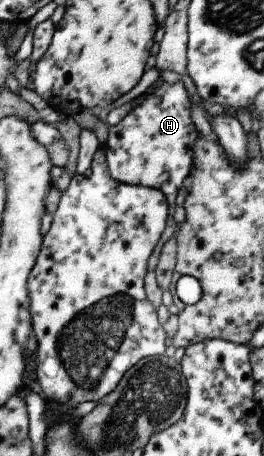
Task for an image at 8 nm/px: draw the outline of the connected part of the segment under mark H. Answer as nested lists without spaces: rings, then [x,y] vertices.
[[[159,78],[157,88],[147,94],[123,120],[117,125],[109,126],[108,138],[104,144],[107,170],[109,176],[119,184],[144,186],[163,192],[168,204],[168,220],[161,234],[158,247],[153,250],[147,262],[147,270],[155,270],[161,246],[173,237],[177,223],[173,219],[177,202],[177,192],[181,186],[186,186],[189,172],[193,168],[193,146],[199,138],[191,120],[191,99],[181,81],[167,84]]]

